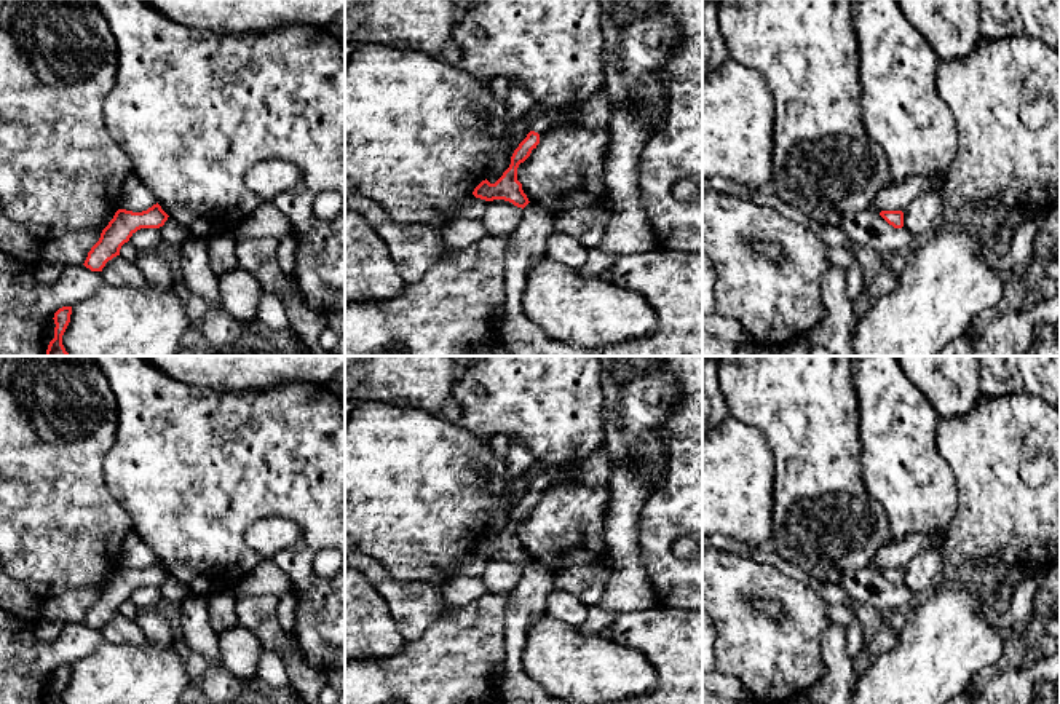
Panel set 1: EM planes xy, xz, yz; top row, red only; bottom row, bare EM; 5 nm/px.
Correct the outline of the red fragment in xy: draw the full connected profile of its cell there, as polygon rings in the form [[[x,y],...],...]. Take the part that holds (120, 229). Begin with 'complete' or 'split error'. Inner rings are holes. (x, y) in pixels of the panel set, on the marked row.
complete; [[[158,203],[142,212],[118,209],[102,230],[99,241],[88,252],[83,265],[91,271],[102,271],[109,260],[120,255],[121,246],[128,243],[137,230],[160,228],[168,217]]]

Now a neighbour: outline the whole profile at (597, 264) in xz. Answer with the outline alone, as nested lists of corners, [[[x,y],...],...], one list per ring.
[[[591,249],[587,259],[578,273],[584,278],[607,276],[618,255],[603,254],[600,249]]]

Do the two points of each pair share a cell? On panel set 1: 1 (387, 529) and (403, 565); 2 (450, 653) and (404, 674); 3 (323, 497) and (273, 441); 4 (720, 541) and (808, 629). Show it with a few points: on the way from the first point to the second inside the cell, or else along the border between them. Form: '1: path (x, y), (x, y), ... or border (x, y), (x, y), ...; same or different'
1: path (396, 538), (403, 545), (403, 556); same
2: path (439, 664), (430, 674), (415, 674); same
3: path (316, 482), (288, 454); same
4: border (719, 548), (741, 556); different

